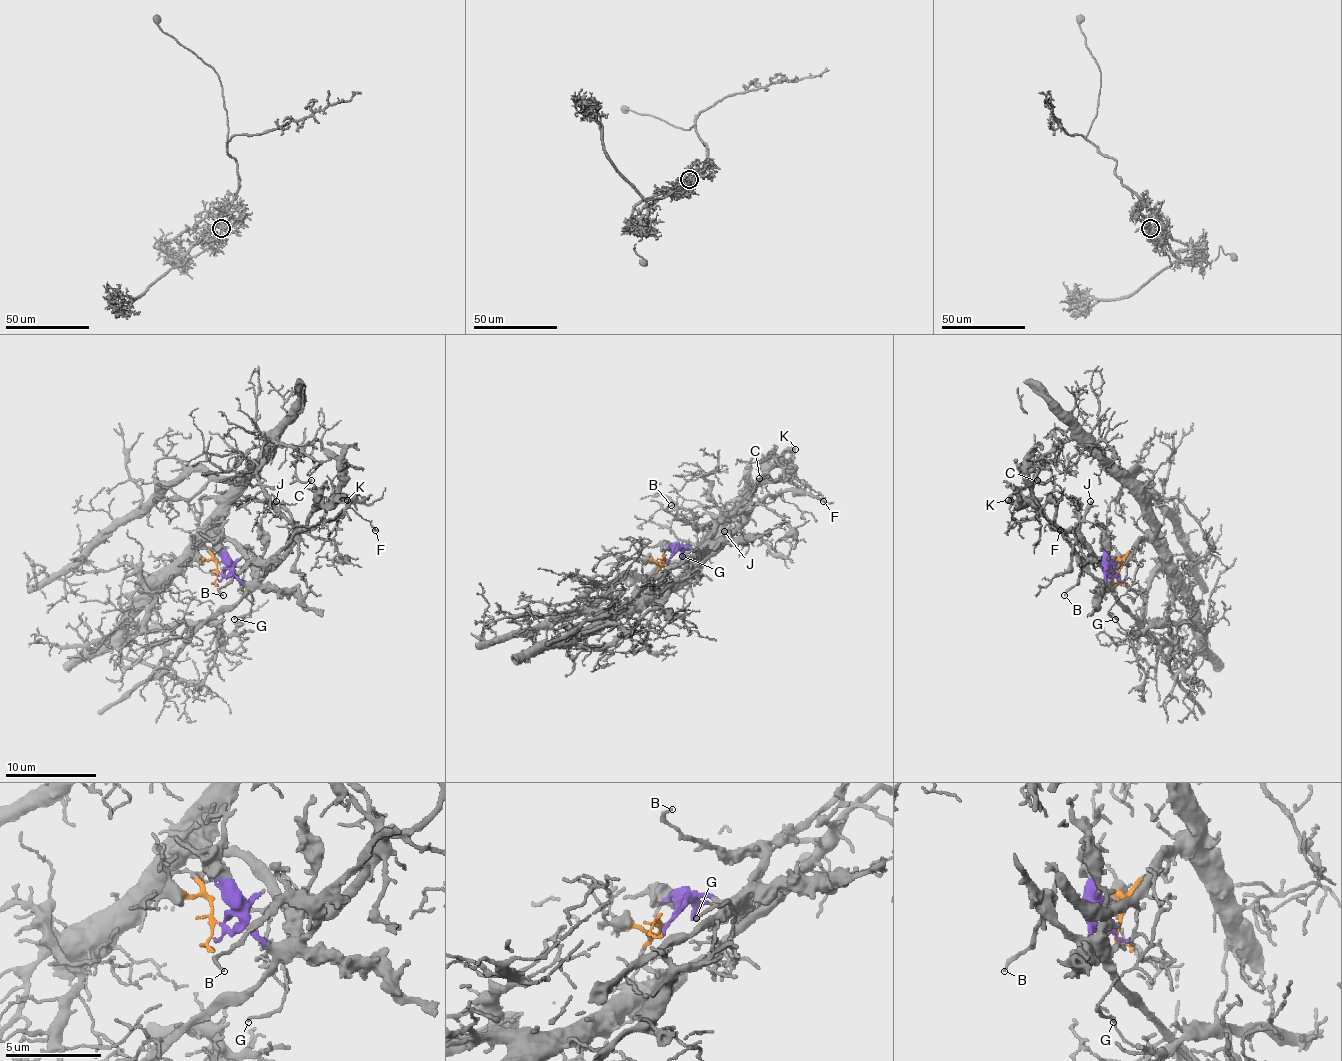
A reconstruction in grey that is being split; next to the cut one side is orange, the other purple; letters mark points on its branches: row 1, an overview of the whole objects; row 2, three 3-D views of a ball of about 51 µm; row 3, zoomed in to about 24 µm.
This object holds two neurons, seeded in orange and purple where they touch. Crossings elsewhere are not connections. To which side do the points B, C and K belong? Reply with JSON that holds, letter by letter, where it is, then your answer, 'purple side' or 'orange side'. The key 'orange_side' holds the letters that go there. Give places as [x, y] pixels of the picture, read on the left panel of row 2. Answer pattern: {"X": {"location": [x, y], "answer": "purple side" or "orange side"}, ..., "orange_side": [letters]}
{"B": {"location": [223, 595], "answer": "purple side"}, "C": {"location": [311, 480], "answer": "orange side"}, "K": {"location": [347, 500], "answer": "purple side"}, "orange_side": ["C"]}

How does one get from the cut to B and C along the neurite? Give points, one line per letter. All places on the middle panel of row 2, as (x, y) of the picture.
B: (669, 559), (685, 546), (698, 548), (712, 530), (707, 525), (678, 521), (667, 509), (671, 505)
C: (669, 559), (658, 571), (664, 582), (660, 591), (712, 537), (721, 509), (760, 478)

